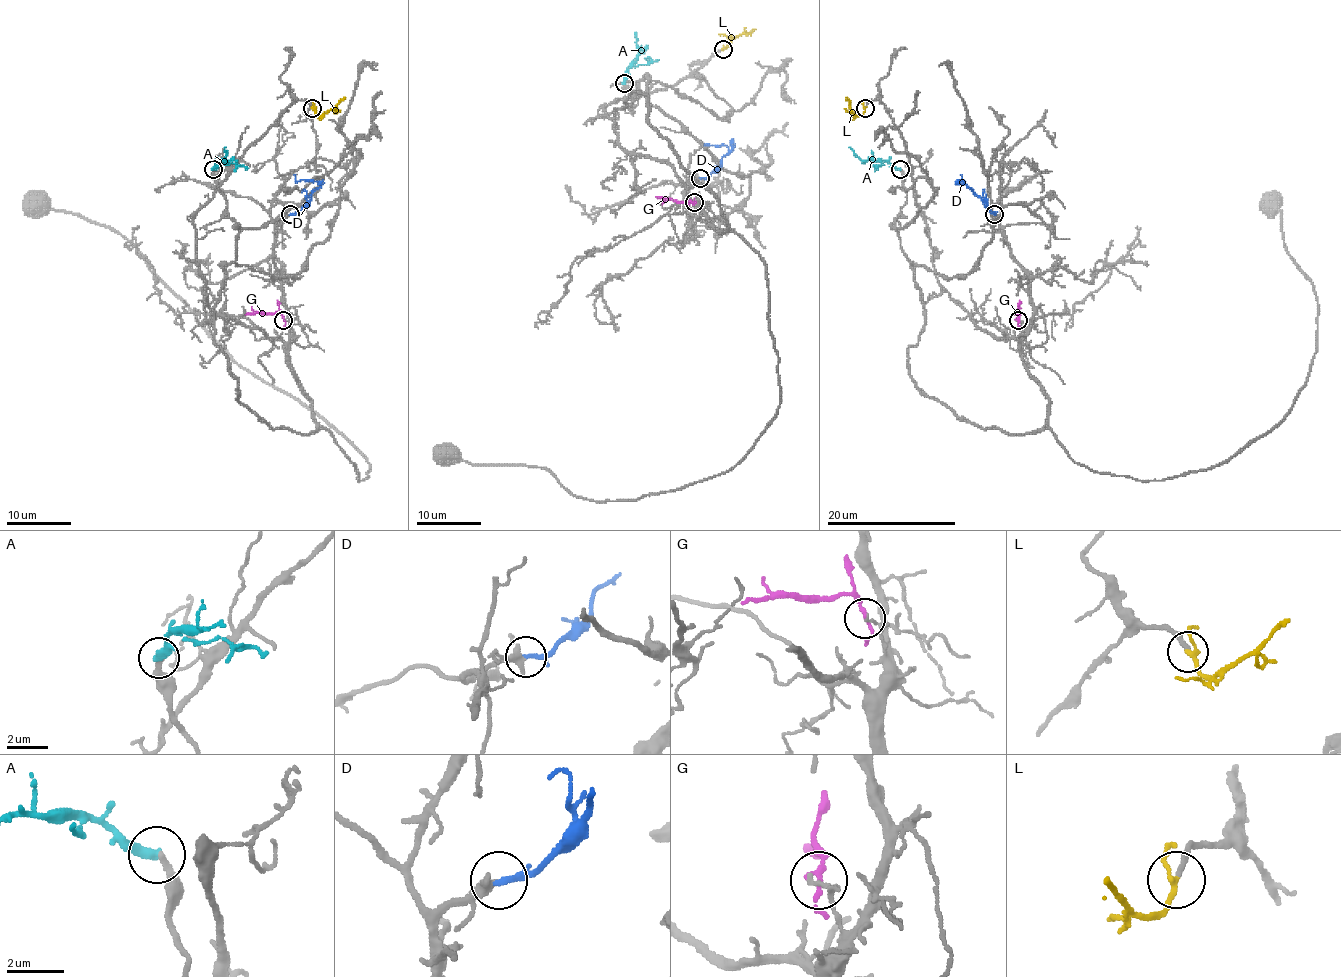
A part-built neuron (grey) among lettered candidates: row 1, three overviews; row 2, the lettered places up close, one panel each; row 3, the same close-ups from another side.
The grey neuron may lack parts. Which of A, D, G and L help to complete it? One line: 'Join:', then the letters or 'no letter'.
Join: D, L

